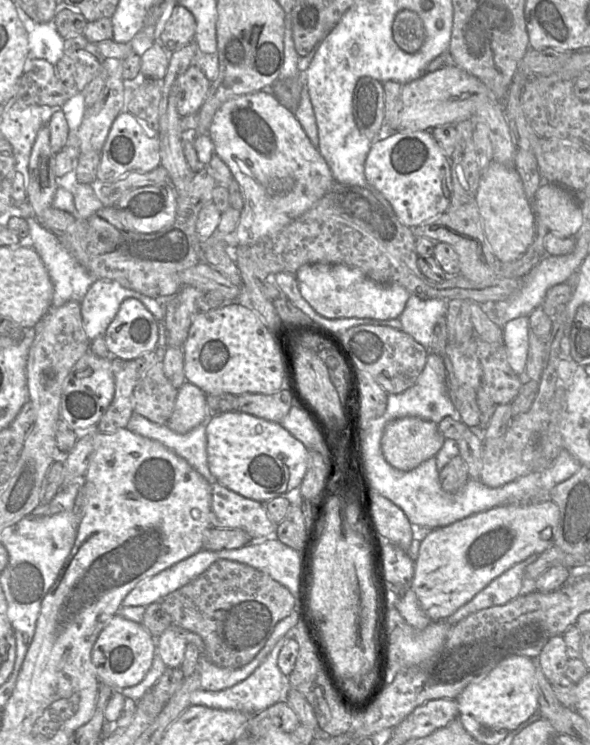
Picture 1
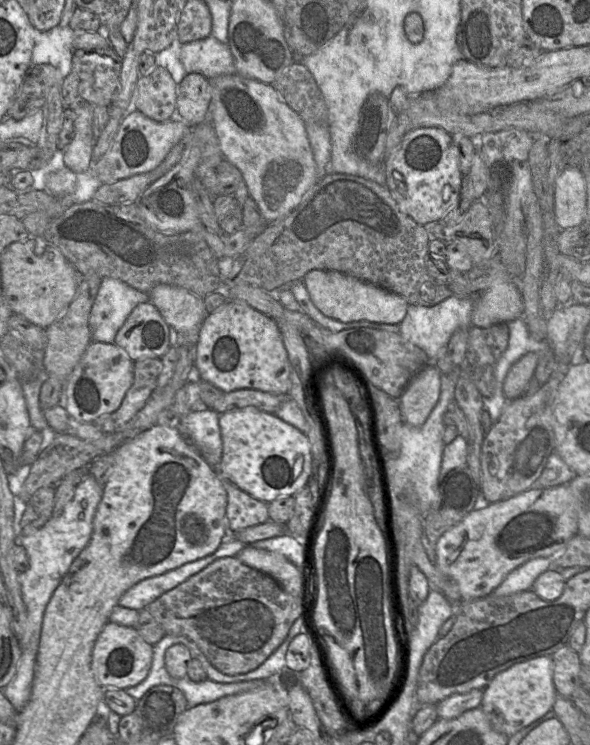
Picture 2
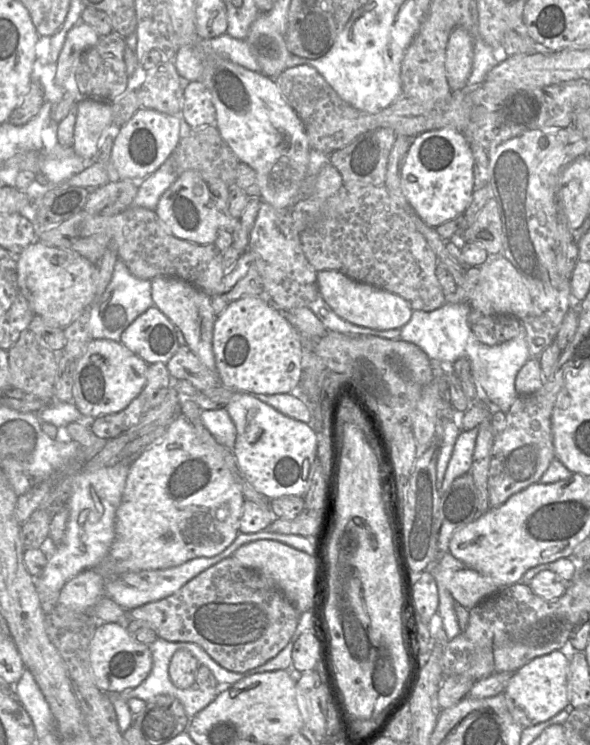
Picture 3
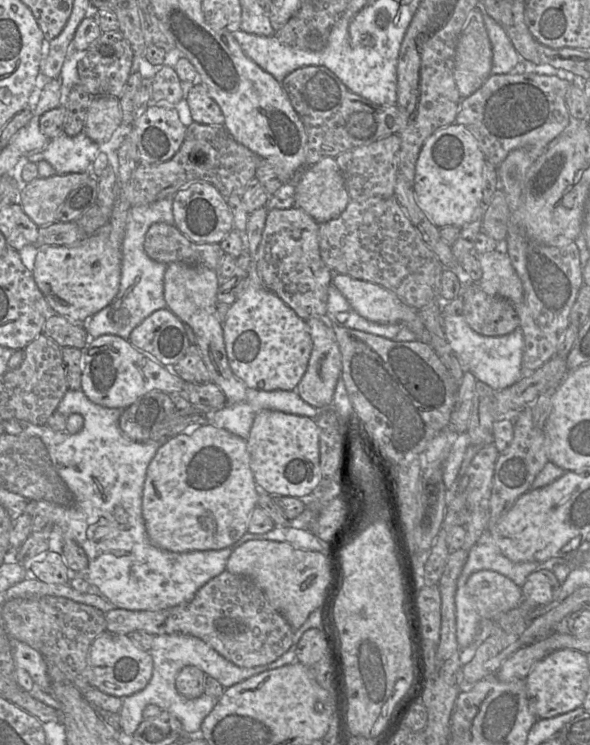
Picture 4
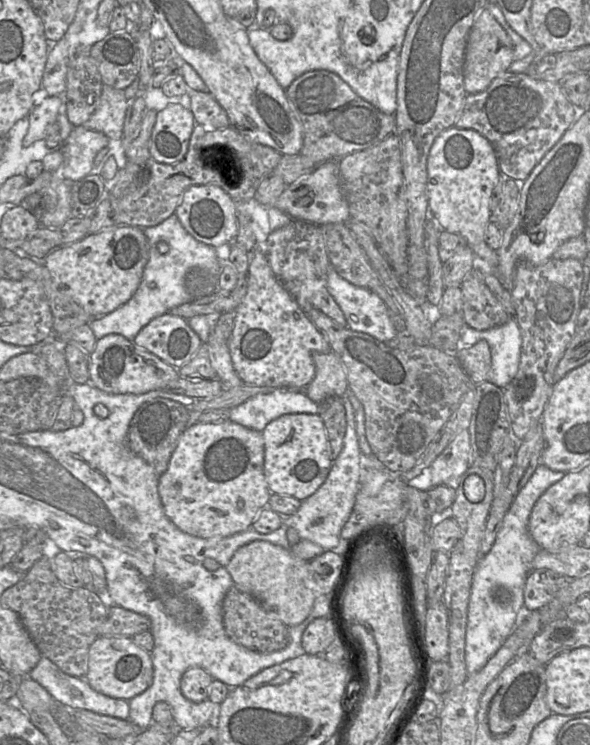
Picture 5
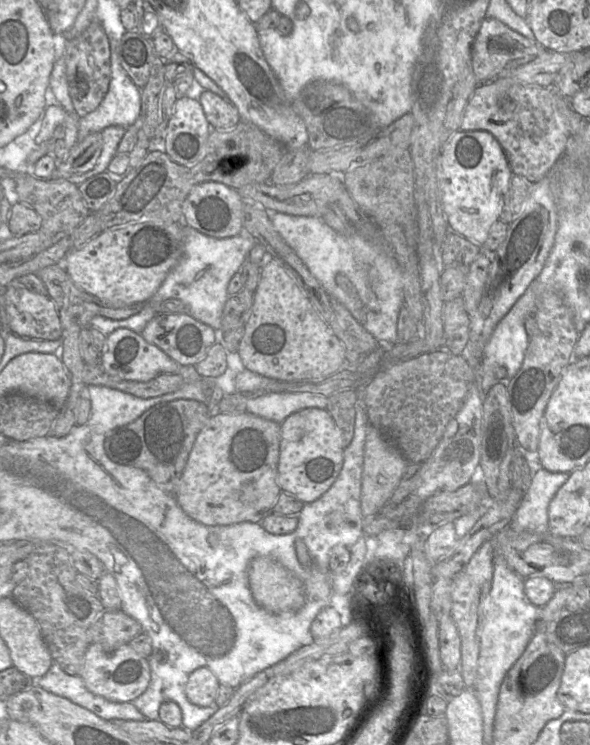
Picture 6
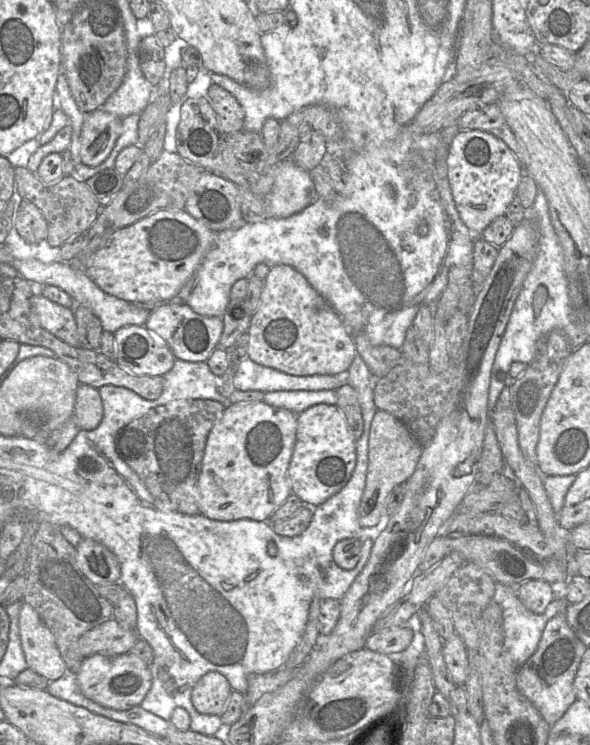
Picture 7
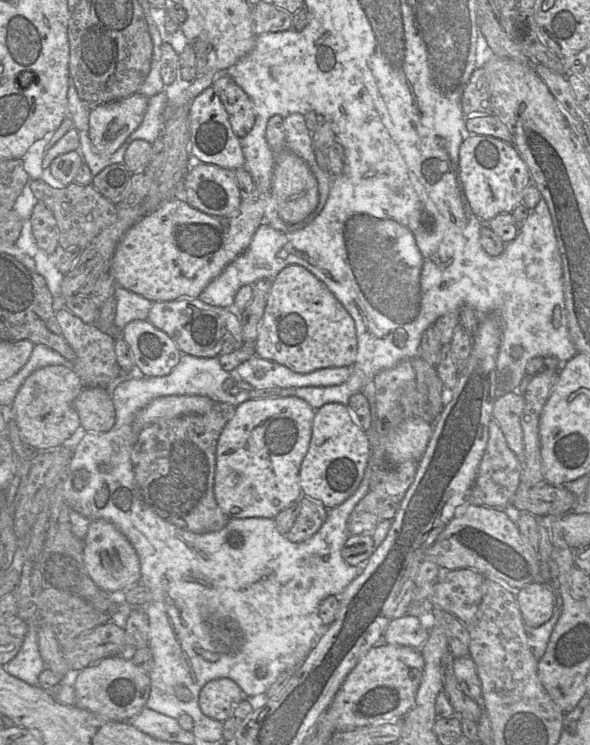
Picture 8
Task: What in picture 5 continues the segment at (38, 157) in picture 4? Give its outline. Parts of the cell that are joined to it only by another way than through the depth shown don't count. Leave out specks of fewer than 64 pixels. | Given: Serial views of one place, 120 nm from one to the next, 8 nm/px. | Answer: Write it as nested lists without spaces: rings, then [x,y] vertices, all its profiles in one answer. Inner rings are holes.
[[[84,126],[74,127],[60,149],[57,149],[63,155],[63,162],[58,171],[53,173],[58,173],[62,178],[74,182],[86,177],[93,171],[95,156],[101,149],[107,147],[109,141],[109,138],[101,132],[90,130]]]

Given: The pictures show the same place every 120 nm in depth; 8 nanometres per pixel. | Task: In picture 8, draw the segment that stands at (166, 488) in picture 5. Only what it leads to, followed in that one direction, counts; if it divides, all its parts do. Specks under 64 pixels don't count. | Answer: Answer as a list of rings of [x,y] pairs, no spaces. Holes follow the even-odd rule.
[[[298,397],[249,399],[235,407],[233,417],[222,430],[216,448],[214,496],[229,519],[274,519],[279,512],[301,498],[299,483],[301,463],[307,454],[316,410]]]

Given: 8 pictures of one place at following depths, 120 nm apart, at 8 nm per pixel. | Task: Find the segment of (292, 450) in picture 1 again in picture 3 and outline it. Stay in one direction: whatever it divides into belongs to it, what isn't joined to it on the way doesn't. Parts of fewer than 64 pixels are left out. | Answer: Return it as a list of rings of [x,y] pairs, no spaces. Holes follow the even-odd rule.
[[[234,391],[226,409],[236,428],[232,453],[240,471],[253,488],[270,500],[288,495],[303,497],[315,472],[316,435],[312,427],[284,415],[247,392]]]

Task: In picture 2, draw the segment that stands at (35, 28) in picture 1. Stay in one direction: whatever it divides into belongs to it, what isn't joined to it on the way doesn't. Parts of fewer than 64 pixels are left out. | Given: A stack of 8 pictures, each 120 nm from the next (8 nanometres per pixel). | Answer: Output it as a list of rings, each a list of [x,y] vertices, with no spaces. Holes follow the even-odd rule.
[[[59,25],[48,31],[39,31],[35,29],[34,47],[32,52],[31,67],[37,64],[50,64],[61,72],[63,79],[71,73],[72,62],[72,42],[75,33],[70,27],[61,28]]]

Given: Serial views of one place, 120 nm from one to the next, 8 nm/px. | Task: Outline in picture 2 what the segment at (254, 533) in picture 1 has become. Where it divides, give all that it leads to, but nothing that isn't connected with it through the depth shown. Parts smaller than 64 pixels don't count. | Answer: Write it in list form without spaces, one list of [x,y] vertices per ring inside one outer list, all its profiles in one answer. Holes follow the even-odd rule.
[[[229,481],[224,483],[227,493],[226,518],[229,532],[265,523],[269,520],[268,504],[258,500]]]

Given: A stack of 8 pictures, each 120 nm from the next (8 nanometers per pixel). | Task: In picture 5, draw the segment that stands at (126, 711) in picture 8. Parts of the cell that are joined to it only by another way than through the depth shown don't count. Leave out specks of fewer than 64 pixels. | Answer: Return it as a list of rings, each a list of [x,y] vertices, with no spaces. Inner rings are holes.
[[[99,636],[89,648],[85,679],[97,692],[129,701],[152,683],[151,654],[137,646],[130,637]]]

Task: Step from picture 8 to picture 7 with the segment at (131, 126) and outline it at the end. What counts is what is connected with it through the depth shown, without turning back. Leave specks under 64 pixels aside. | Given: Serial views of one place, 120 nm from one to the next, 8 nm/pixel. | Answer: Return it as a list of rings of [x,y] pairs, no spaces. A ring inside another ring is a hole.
[[[99,108],[86,115],[81,134],[81,163],[90,167],[101,164],[112,151],[121,133],[122,118]]]

